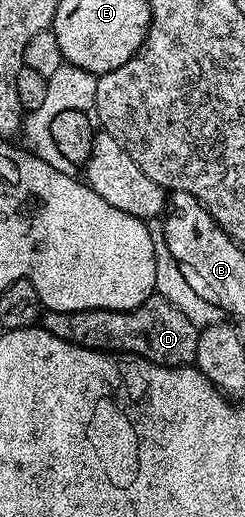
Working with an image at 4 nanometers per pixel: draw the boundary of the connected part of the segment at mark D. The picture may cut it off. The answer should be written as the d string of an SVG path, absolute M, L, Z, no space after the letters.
M152 295L135 309L86 309L85 311L46 310L41 327L65 343L85 349L102 349L104 353L132 353L158 365L190 365L195 360L200 330L173 303L164 297Z

